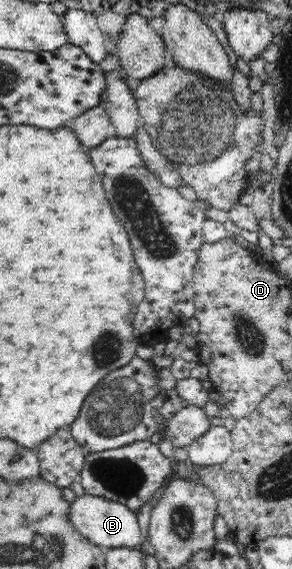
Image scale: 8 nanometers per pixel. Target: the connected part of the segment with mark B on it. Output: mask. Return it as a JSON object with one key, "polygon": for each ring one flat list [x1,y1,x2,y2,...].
{"polygon":[[83,492,70,504,70,519,82,536,105,550,116,547,134,549,135,546,146,545,146,538,142,535,136,514,124,503]]}

